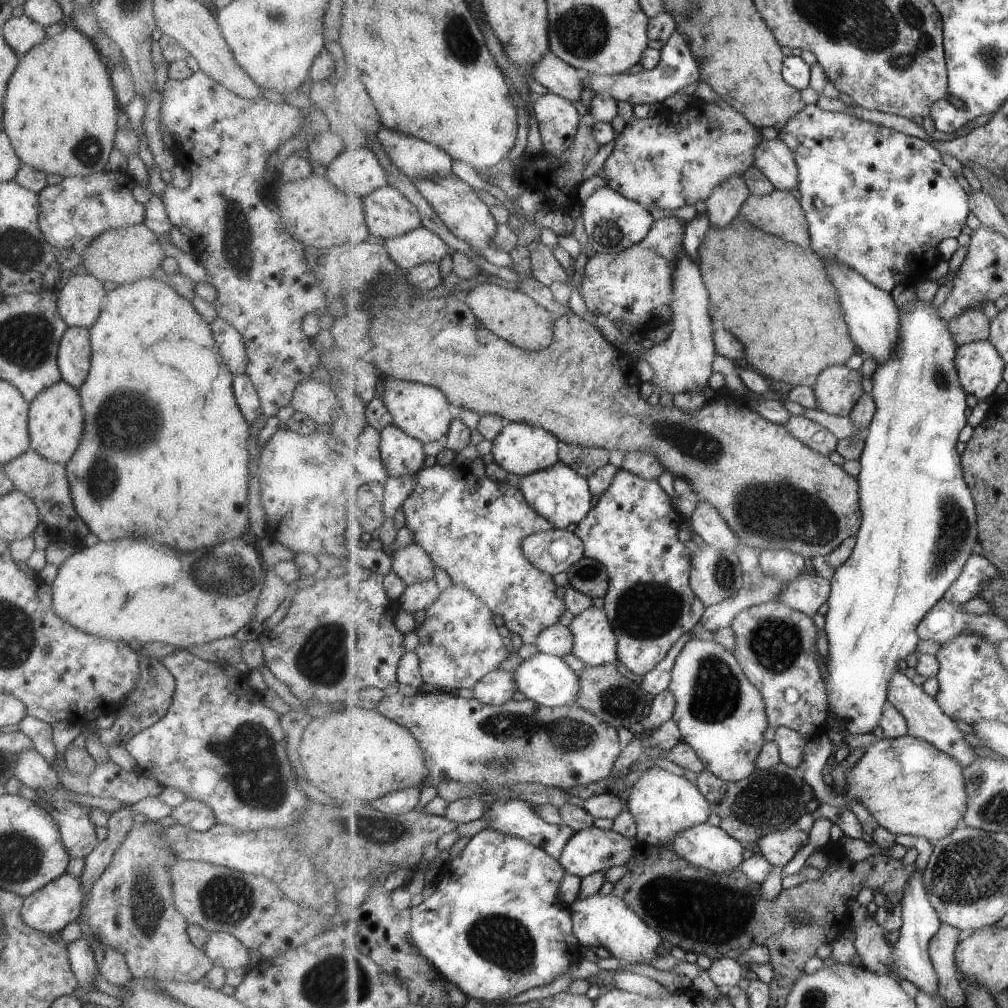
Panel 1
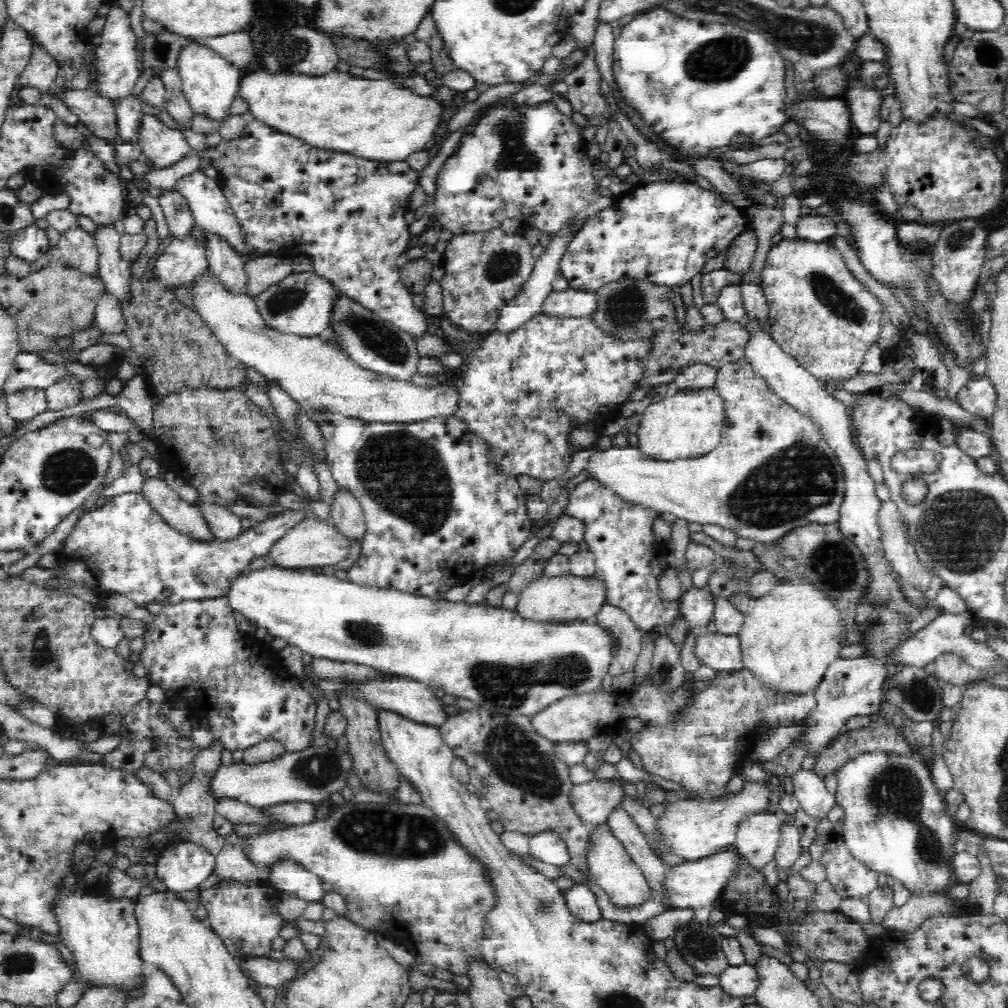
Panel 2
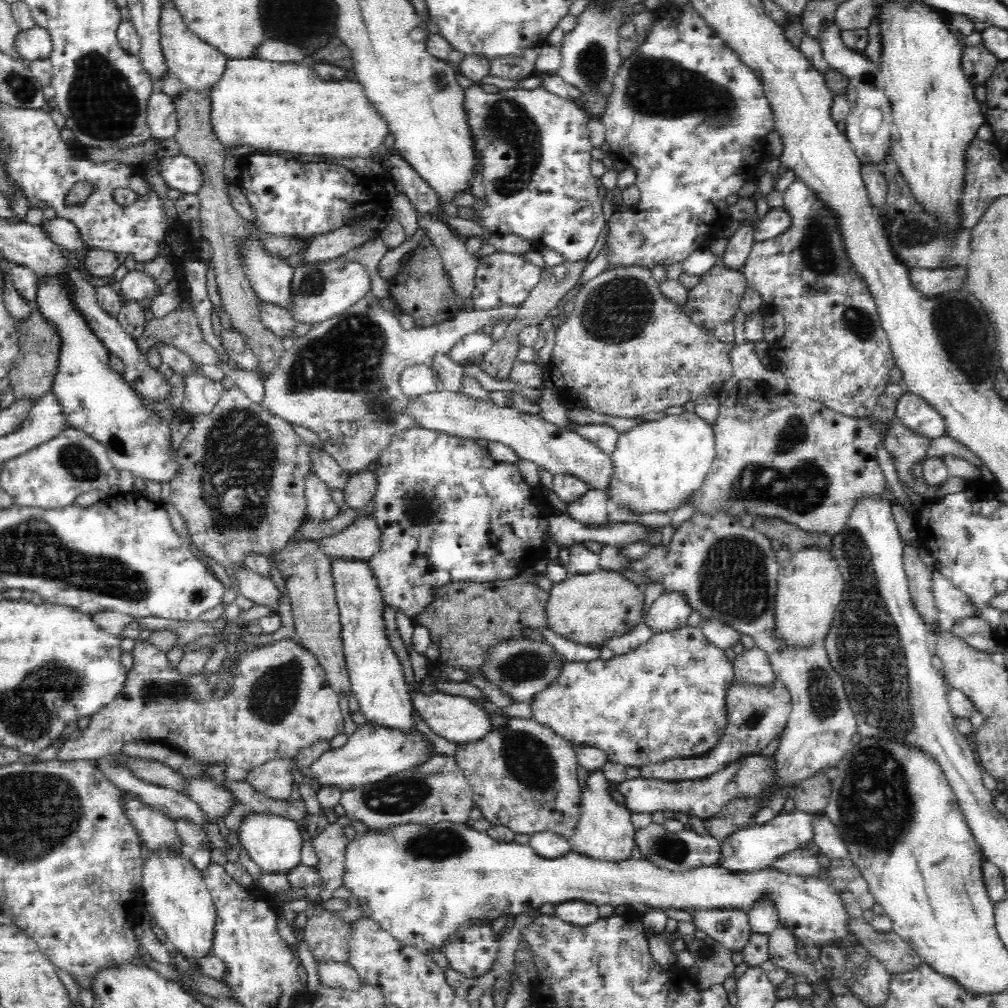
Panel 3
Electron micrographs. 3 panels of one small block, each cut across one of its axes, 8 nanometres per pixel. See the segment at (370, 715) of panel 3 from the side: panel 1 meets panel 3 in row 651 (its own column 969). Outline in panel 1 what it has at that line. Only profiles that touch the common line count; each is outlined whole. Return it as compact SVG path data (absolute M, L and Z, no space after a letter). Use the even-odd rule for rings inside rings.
M986 339L959 347L956 366L966 392L983 401L995 393L997 386L1004 380L1006 361Z

